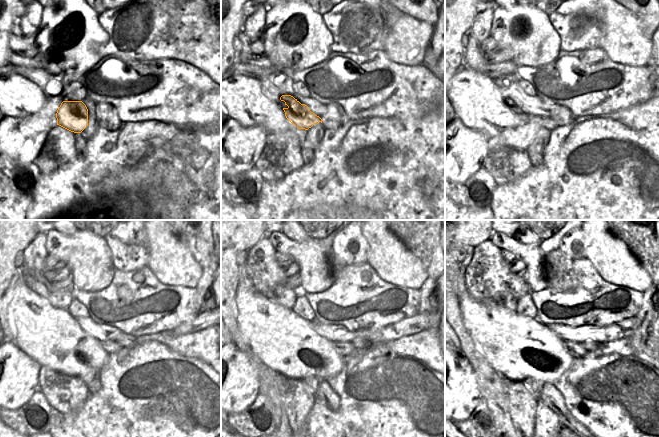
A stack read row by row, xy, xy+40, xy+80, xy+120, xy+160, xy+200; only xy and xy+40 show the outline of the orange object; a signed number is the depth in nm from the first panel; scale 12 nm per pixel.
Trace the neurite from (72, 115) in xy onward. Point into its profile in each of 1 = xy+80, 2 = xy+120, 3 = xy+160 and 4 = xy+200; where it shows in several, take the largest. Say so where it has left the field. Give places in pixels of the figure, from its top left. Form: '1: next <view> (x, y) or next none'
1: next xy+80 (548, 123)
2: next xy+120 (110, 346)
3: next xy+160 (344, 348)
4: next xy+200 (575, 349)

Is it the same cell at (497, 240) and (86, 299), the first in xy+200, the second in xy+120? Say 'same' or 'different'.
different

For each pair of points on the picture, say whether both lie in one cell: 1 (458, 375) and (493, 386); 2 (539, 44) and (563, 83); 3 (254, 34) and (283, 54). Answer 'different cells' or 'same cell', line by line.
1: different cells
2: different cells
3: different cells

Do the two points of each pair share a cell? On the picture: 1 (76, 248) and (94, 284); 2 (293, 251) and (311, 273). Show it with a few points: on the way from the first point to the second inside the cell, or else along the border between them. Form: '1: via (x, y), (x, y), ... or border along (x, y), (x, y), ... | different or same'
1: via (85, 257), (90, 262), (94, 275) | same
2: via (298, 256), (310, 268) | same

